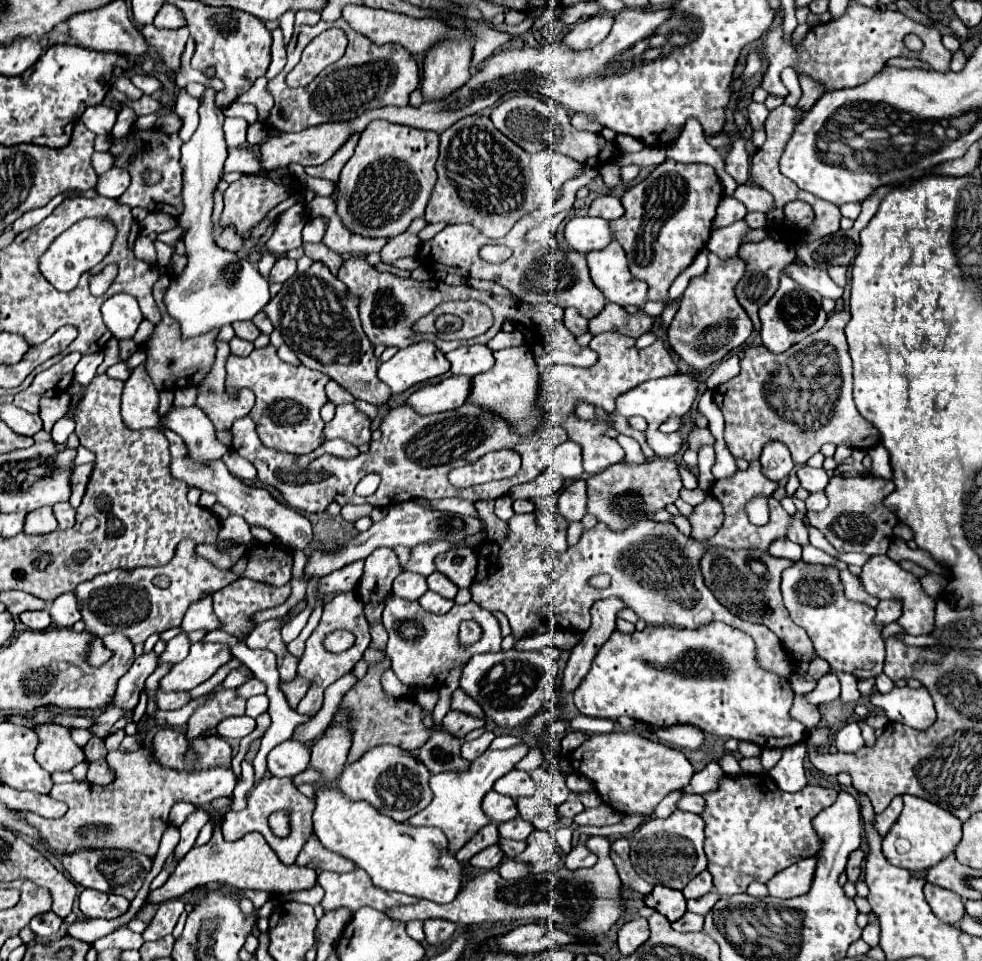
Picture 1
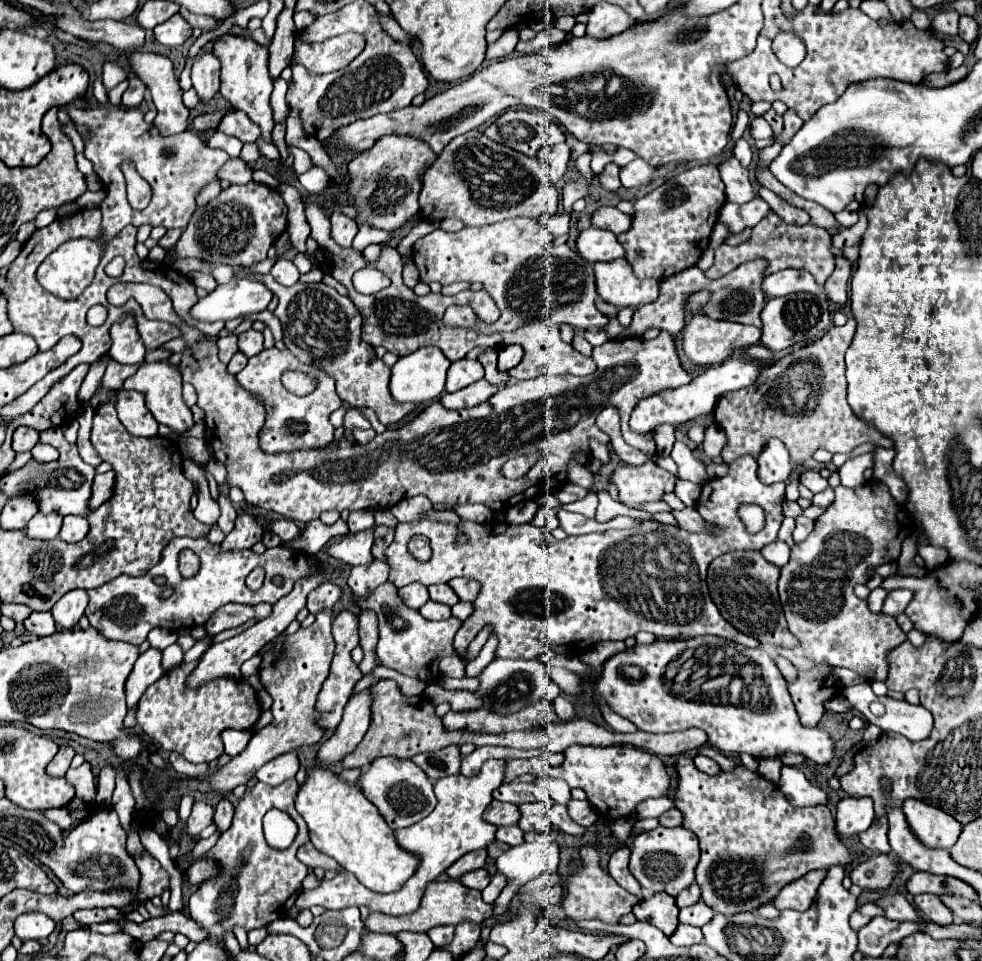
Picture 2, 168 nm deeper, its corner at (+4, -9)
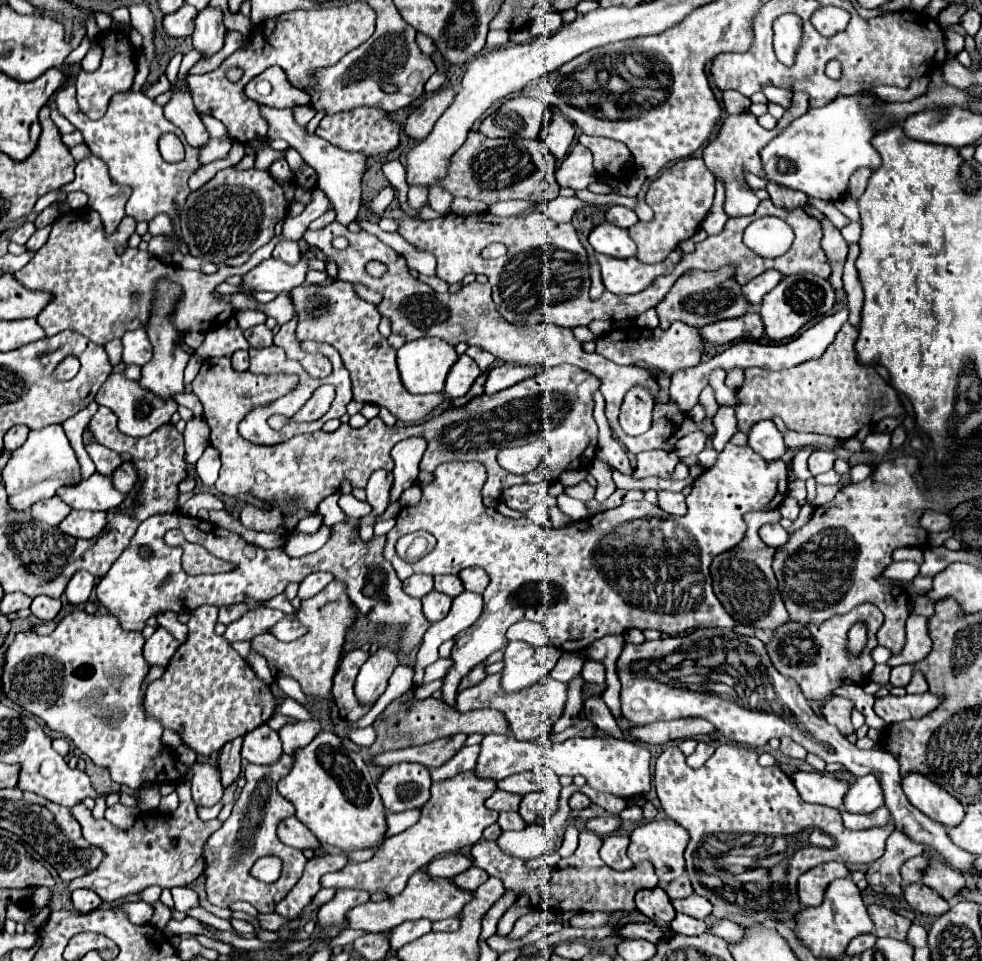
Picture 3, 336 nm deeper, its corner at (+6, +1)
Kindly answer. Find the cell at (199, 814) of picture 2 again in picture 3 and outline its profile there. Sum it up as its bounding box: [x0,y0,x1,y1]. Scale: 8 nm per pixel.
[192,764,222,808]

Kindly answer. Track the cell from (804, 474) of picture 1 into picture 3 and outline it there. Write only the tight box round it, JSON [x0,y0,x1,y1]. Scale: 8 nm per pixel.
[808,450,836,476]

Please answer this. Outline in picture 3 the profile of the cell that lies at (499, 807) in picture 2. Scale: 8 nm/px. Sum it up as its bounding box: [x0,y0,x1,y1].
[486,790,522,812]

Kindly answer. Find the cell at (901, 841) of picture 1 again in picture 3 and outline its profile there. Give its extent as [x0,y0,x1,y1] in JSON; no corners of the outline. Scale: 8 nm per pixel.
[902,774,964,828]

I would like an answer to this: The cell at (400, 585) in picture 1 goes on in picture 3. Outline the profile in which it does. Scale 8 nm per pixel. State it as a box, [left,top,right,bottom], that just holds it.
[404,574,434,598]

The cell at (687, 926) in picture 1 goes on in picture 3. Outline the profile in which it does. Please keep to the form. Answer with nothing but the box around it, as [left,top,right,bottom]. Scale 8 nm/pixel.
[668,914,708,936]

